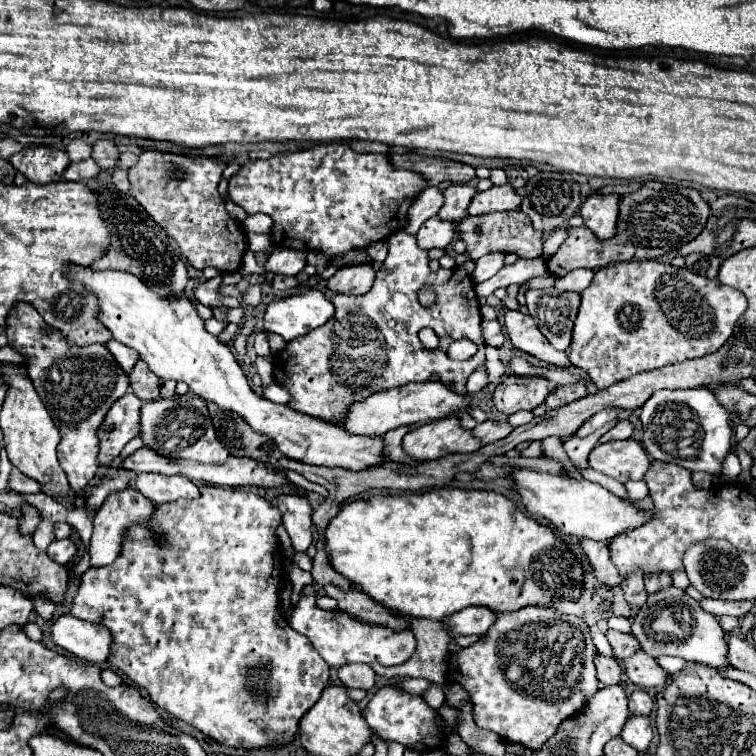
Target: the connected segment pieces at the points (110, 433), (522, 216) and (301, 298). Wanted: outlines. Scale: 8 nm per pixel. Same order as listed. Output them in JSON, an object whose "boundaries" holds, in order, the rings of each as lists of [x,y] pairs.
{"boundaries":[[[[127,392],[111,412],[107,412],[107,420],[103,420],[103,428],[99,428],[99,462],[101,464],[113,464],[125,444],[129,444],[139,434],[139,410],[141,400]]],[[[519,208],[499,214],[481,214],[481,216],[467,214],[457,224],[457,232],[467,246],[467,256],[471,260],[479,260],[489,252],[503,252],[503,254],[513,252],[519,258],[539,258],[543,252],[543,234],[533,228],[529,216]]],[[[313,288],[305,294],[295,294],[271,302],[265,310],[263,326],[269,332],[281,334],[289,342],[323,326],[333,314],[333,302],[327,300],[327,296],[321,290]]]]}

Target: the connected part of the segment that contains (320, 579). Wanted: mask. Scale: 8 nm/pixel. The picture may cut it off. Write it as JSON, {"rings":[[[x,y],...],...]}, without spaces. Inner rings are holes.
{"rings":[[[317,552],[317,556],[313,558],[313,580],[319,584],[319,586],[327,586],[327,584],[333,584],[337,588],[341,588],[343,592],[349,592],[353,590],[353,584],[349,584],[349,580],[343,580],[343,576],[335,574],[333,568],[327,564],[327,556],[321,552]]]}

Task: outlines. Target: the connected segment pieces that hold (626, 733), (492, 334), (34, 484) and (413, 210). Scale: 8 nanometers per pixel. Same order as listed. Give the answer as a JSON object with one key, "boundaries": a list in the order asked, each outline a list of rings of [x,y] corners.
{"boundaries":[[[[629,716],[627,724],[623,726],[623,732],[619,734],[629,746],[633,746],[639,752],[645,752],[653,738],[653,728],[649,724],[647,716]]],[[[493,320],[493,322],[482,322],[481,326],[486,344],[491,344],[491,346],[495,346],[495,348],[503,346],[505,334],[503,334],[503,330],[501,330],[501,326],[499,326],[497,320]]],[[[13,468],[9,484],[11,484],[11,488],[17,490],[19,494],[37,494],[37,492],[43,490],[43,486],[41,486],[37,480],[31,480],[31,478],[25,476],[23,472],[17,472],[17,468]]],[[[425,188],[417,198],[413,198],[409,212],[407,212],[407,234],[417,234],[421,224],[437,214],[441,208],[441,190],[439,188]]]]}

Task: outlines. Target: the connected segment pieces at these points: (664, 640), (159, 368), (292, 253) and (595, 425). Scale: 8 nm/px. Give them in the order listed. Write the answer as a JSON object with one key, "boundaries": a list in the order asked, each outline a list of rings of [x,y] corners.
{"boundaries":[[[[673,586],[647,598],[647,604],[633,618],[633,636],[639,640],[641,650],[653,658],[679,656],[707,666],[729,666],[727,644],[717,618],[703,612],[695,600],[687,598],[685,590]]],[[[67,264],[65,276],[83,282],[85,288],[99,302],[99,320],[121,344],[135,348],[147,362],[149,370],[159,378],[181,380],[189,390],[203,400],[213,400],[219,408],[245,418],[245,422],[259,434],[275,440],[279,450],[307,464],[317,466],[343,466],[349,470],[363,470],[383,462],[383,438],[355,436],[347,430],[311,418],[287,404],[275,404],[255,394],[229,348],[217,336],[205,330],[205,322],[197,314],[191,300],[181,296],[159,296],[141,278],[131,272],[105,270],[97,272],[81,264]]],[[[275,248],[267,262],[263,264],[263,272],[271,274],[285,274],[285,276],[297,276],[305,262],[307,252],[303,250],[293,250],[293,248]]],[[[611,408],[611,410],[603,410],[603,412],[597,412],[591,420],[589,420],[589,424],[583,424],[583,428],[579,428],[579,432],[575,434],[577,438],[585,438],[585,436],[589,436],[589,434],[593,434],[595,430],[599,430],[599,428],[603,428],[605,424],[609,424],[611,420],[617,420],[617,412]]]]}

